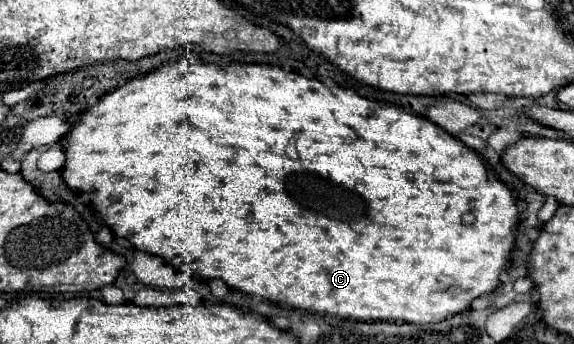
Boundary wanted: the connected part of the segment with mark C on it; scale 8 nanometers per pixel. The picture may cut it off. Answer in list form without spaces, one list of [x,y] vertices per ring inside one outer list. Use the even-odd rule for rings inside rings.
[[[185,51],[177,59],[170,59],[166,63],[162,63],[158,69],[148,71],[144,77],[134,77],[130,81],[126,81],[122,87],[106,93],[90,111],[76,115],[74,119],[68,117],[72,121],[72,129],[66,133],[66,163],[62,167],[62,177],[66,181],[66,185],[70,185],[70,189],[78,189],[78,191],[86,191],[92,193],[92,203],[94,209],[102,215],[102,219],[112,227],[112,231],[118,237],[128,239],[136,249],[146,251],[150,255],[162,257],[168,265],[182,269],[182,271],[196,271],[200,273],[204,279],[222,279],[228,287],[240,289],[244,293],[250,295],[260,295],[266,297],[268,301],[282,301],[288,303],[296,309],[306,309],[310,313],[322,313],[322,315],[336,315],[336,317],[352,317],[358,321],[368,321],[368,319],[378,319],[378,321],[406,321],[406,323],[416,323],[416,325],[424,325],[424,323],[438,323],[442,319],[446,319],[448,315],[456,315],[462,313],[466,309],[470,309],[470,303],[486,293],[496,291],[502,283],[500,283],[500,273],[506,269],[510,253],[516,245],[516,227],[520,223],[520,213],[518,213],[518,201],[516,197],[510,193],[508,187],[490,187],[492,183],[503,183],[496,177],[495,171],[488,167],[487,163],[474,151],[470,149],[466,143],[462,143],[458,137],[450,135],[448,131],[444,131],[442,127],[438,127],[436,123],[432,123],[430,119],[426,119],[424,115],[414,115],[414,113],[406,113],[404,109],[396,107],[396,105],[382,105],[378,101],[370,101],[366,97],[360,97],[354,89],[348,87],[326,87],[322,81],[318,79],[306,79],[304,75],[296,73],[296,71],[284,71],[282,67],[270,67],[270,65],[260,65],[260,63],[240,63],[240,61],[230,61],[230,63],[204,63],[196,53]],[[472,213],[476,217],[476,221],[472,225],[464,225],[462,223],[462,215]]]

